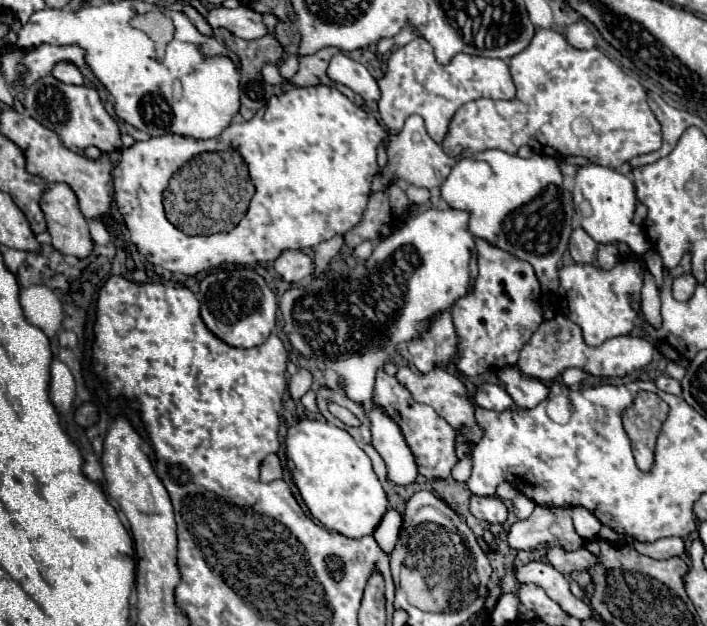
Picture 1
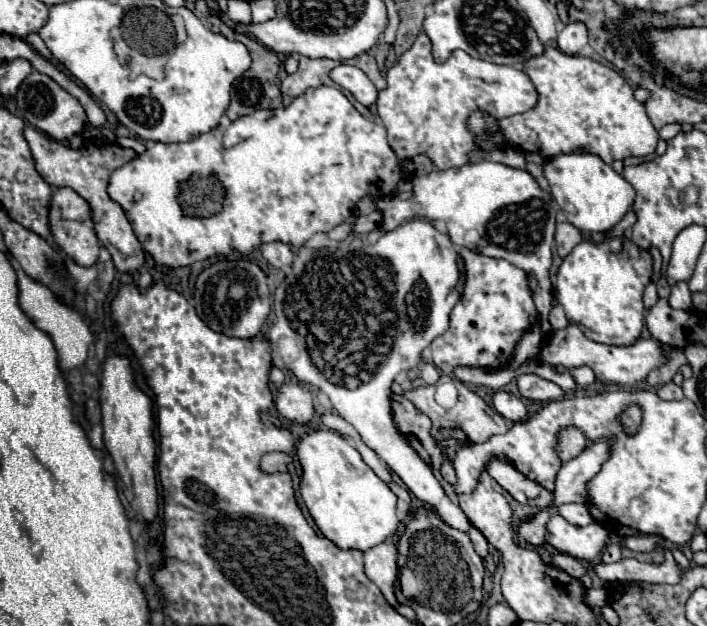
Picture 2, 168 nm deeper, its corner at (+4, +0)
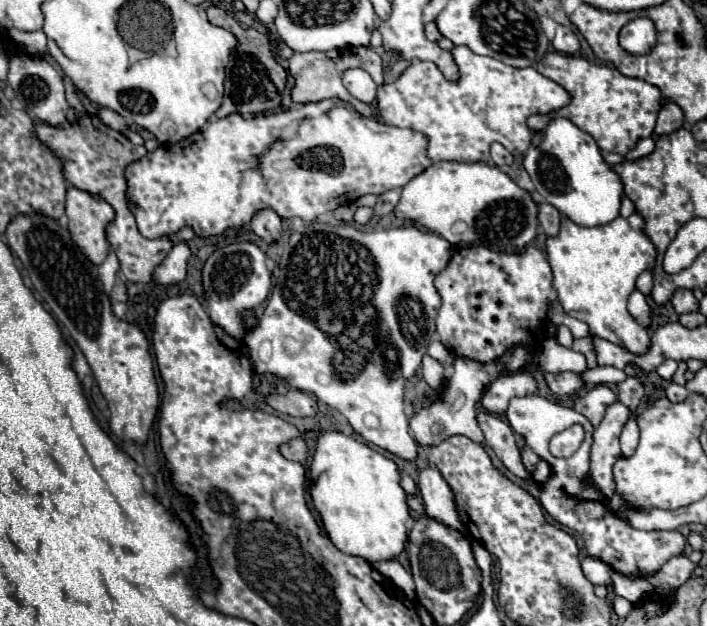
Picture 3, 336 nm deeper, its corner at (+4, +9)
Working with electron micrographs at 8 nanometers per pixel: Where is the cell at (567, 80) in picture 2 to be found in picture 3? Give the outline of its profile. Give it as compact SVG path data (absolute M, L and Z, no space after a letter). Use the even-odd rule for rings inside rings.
M546 52L546 56L536 64L536 70L560 84L570 94L570 104L548 112L532 114L528 118L530 130L544 130L554 118L568 118L580 130L588 132L600 150L628 154L642 138L654 134L656 116L660 112L660 90L638 78L624 78L616 68L592 64L582 56L568 56L562 52Z

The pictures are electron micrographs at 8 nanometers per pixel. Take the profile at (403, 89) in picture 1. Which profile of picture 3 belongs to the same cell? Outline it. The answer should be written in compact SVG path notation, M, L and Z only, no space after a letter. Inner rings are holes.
M454 46L450 54L460 74L454 82L446 80L434 62L414 60L394 82L378 88L382 120L424 134L432 162L488 162L492 142L500 142L514 156L524 154L532 144L532 130L526 118L530 114L552 112L570 102L562 86L544 78L534 68L514 68L496 58L474 54L468 46Z

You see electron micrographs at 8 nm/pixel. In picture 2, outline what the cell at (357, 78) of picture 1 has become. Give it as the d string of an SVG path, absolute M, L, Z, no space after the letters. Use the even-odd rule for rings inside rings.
M340 65L340 67L332 69L330 77L336 85L350 91L354 95L354 99L360 101L362 105L370 107L372 103L376 103L378 89L372 85L372 81L366 77L366 73L362 69L350 67L350 65Z

